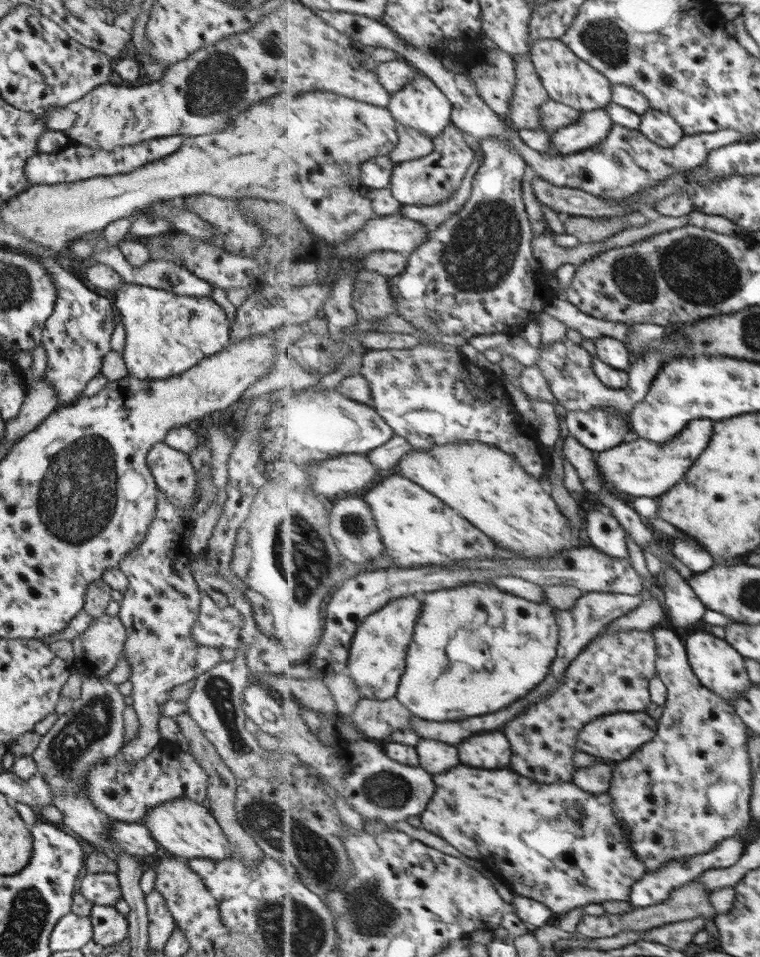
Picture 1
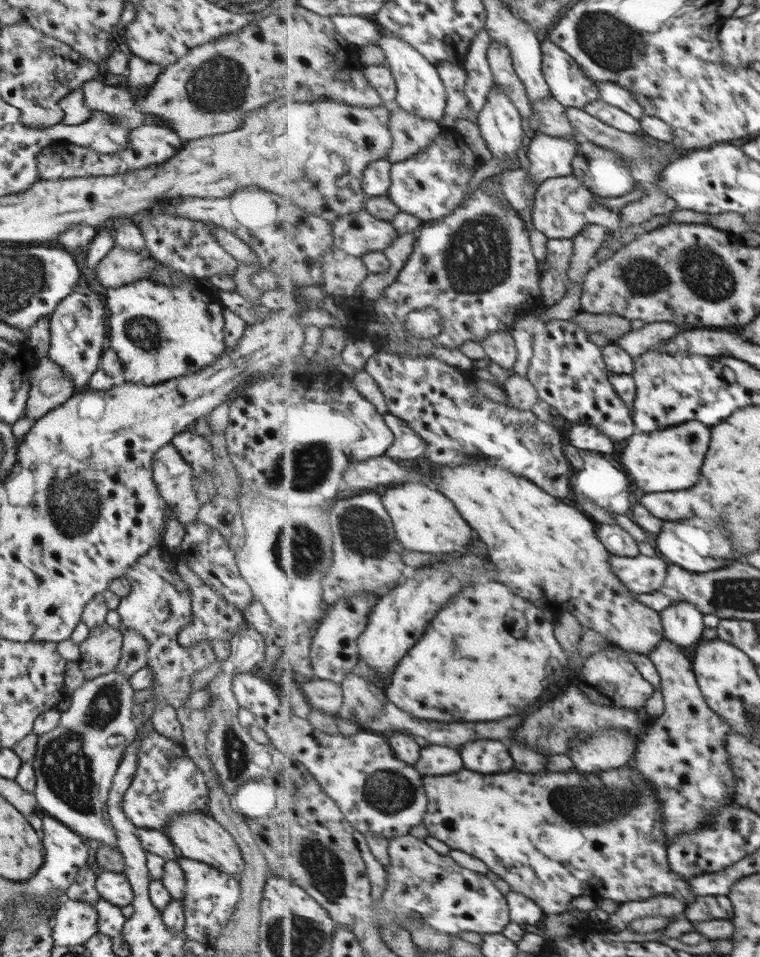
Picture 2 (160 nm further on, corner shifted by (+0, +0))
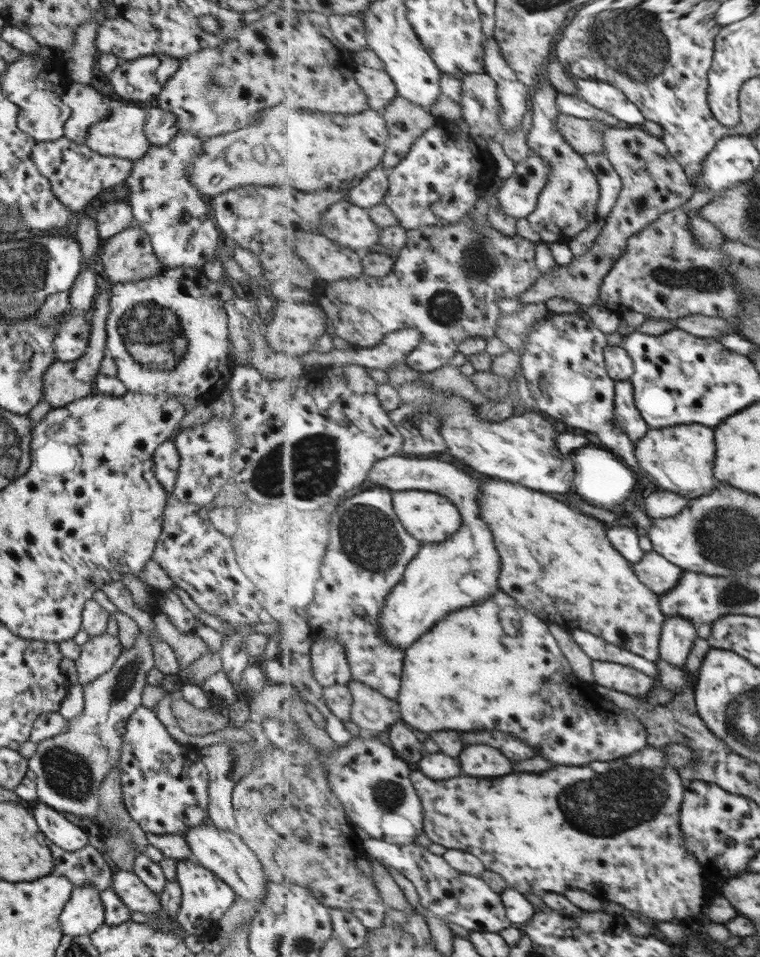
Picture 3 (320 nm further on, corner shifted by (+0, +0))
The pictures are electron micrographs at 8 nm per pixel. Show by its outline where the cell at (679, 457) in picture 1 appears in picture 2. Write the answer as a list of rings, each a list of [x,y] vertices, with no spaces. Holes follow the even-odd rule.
[[[687,422],[653,433],[635,432],[621,454],[624,472],[647,493],[670,493],[693,488],[701,478],[701,466],[711,444],[711,428],[704,422]]]

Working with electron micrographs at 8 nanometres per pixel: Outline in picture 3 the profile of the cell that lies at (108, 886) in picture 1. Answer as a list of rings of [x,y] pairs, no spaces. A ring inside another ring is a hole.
[[[114,870],[109,888],[121,899],[121,902],[132,912],[141,914],[159,914],[159,897],[142,884],[131,871]]]

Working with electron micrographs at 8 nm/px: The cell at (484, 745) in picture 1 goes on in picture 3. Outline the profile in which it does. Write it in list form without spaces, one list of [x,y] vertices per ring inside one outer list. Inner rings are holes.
[[[469,746],[461,754],[463,770],[469,776],[487,778],[487,776],[503,776],[511,774],[514,766],[511,759],[501,754],[501,750],[491,746]]]

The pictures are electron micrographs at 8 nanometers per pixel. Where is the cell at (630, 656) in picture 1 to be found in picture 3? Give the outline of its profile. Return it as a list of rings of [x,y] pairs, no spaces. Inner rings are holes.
[[[593,661],[592,667],[595,683],[634,695],[635,698],[646,698],[646,694],[654,688],[654,678],[632,666],[616,662]]]

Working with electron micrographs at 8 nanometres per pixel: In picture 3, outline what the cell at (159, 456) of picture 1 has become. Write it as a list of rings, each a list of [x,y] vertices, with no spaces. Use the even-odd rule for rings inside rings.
[[[171,439],[159,443],[152,454],[154,477],[165,492],[172,492],[179,468],[178,452]]]

